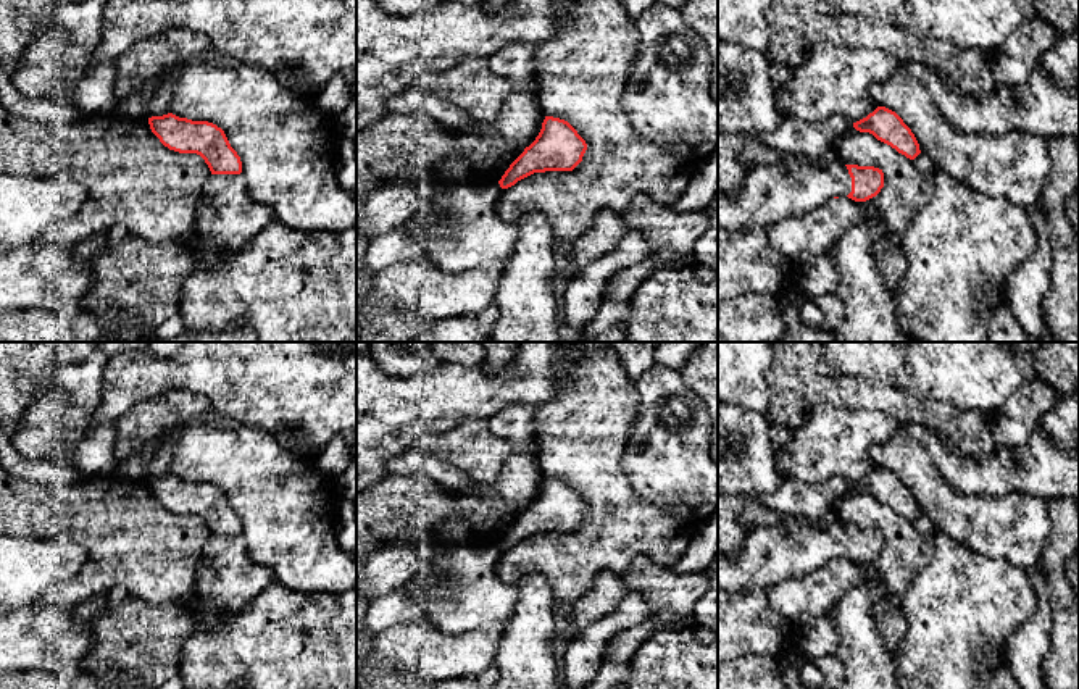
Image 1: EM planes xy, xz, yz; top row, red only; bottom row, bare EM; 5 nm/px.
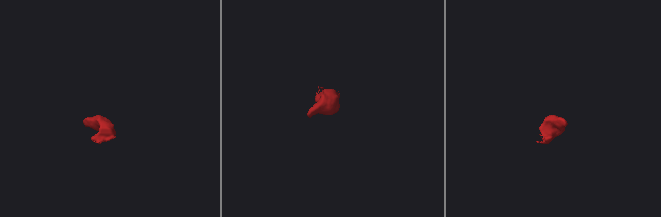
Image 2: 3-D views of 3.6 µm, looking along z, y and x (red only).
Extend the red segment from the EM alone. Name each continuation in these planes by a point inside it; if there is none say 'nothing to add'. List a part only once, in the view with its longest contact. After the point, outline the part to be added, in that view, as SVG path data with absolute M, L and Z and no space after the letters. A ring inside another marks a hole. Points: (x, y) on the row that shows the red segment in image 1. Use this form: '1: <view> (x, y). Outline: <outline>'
1: yz (768, 194). Outline: M784 155L776 166L752 168L735 192L718 194L718 226L727 231L761 229L852 192L844 163L806 166L800 157Z

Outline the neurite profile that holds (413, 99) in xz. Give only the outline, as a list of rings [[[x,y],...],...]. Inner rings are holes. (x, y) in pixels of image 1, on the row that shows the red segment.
[[[415,86],[394,95],[389,100],[387,108],[389,115],[411,115],[424,111],[437,121],[461,131],[468,131],[473,124],[473,116],[468,111]]]

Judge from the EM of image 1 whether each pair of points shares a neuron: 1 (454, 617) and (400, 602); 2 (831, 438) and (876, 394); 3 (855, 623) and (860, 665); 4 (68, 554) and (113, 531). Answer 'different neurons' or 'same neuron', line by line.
1: different neurons
2: different neurons
3: same neuron
4: different neurons

